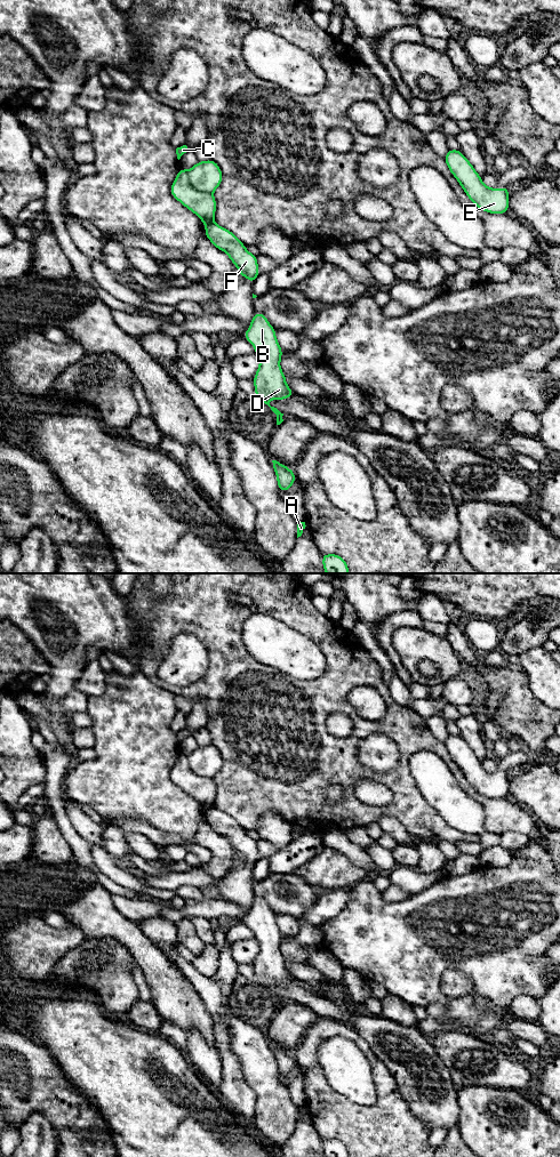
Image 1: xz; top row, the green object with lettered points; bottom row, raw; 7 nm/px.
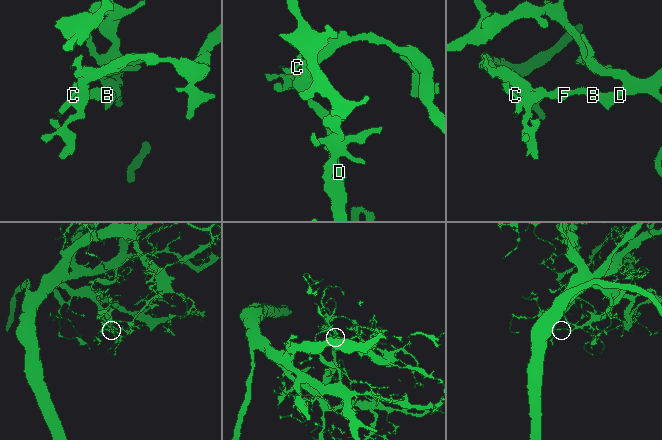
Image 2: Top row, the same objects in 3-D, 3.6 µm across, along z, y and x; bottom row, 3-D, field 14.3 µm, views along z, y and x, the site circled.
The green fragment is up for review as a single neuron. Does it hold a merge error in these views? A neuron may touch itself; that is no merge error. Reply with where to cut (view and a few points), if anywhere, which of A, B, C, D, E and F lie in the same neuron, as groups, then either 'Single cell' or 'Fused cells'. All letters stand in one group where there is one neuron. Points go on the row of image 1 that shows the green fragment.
Split along xz (186, 170), (189, 182), (196, 189), (212, 193). Groups: A B D E F / C. Fused cells

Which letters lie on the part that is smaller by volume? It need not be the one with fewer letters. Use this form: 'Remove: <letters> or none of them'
Remove: C

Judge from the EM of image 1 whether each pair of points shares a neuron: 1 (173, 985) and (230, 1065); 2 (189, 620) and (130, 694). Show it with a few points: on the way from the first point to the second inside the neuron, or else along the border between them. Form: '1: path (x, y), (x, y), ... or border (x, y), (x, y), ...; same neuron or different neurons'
1: border (212, 1019), (215, 1026), (216, 1046); different neurons
2: border (136, 665), (153, 683), (168, 690); different neurons

